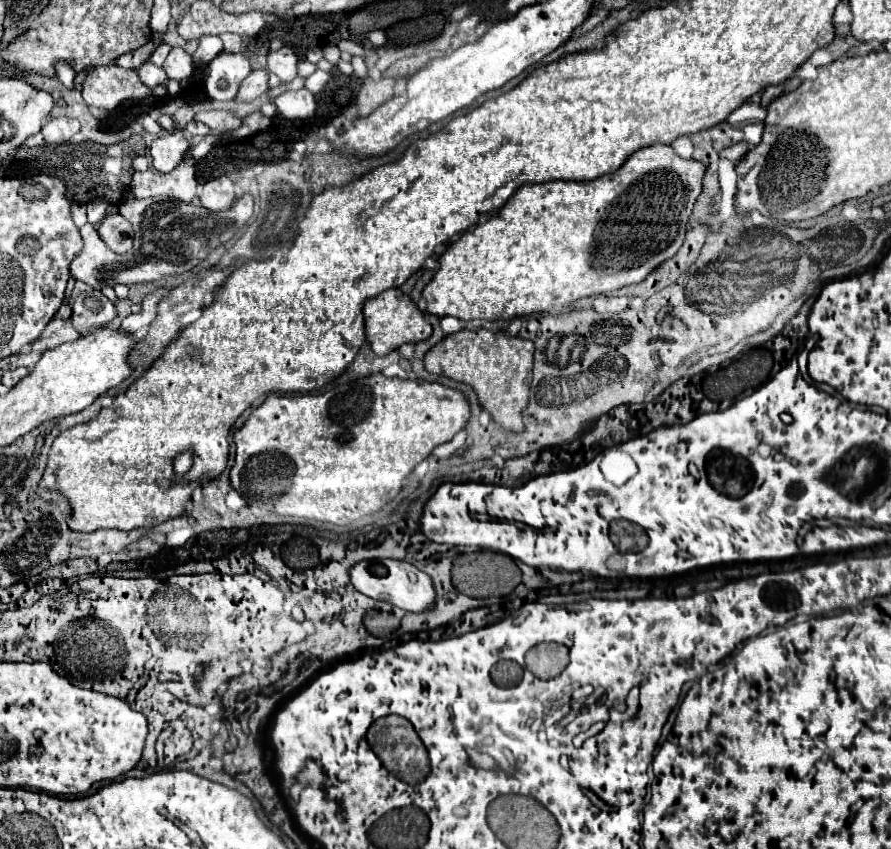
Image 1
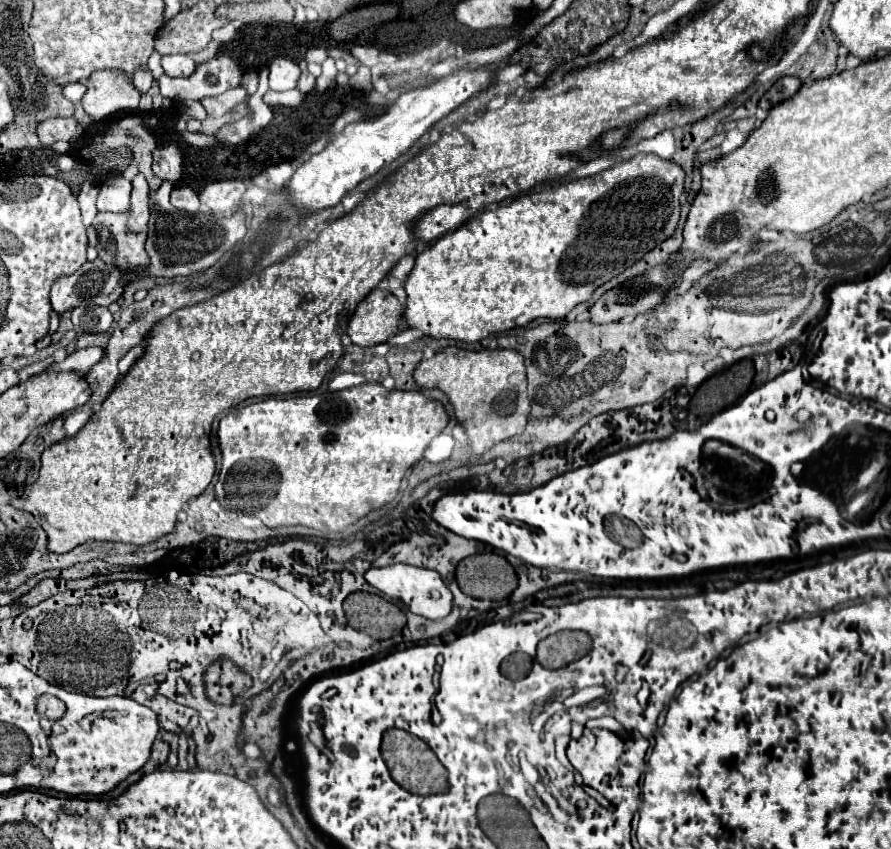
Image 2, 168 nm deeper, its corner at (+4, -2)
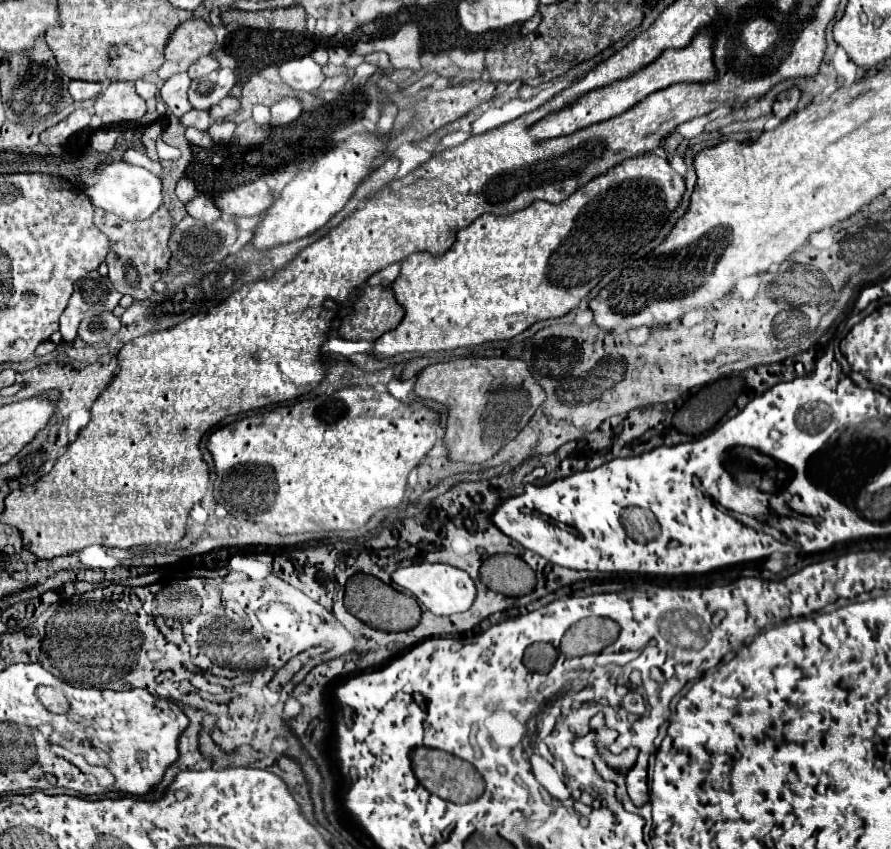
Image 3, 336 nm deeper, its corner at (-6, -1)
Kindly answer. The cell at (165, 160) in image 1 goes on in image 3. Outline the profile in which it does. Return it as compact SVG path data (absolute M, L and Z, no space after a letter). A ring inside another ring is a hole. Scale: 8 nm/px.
M181 176L179 182L177 182L177 196L179 200L185 204L187 200L191 200L191 196L195 196L197 190L195 190L195 184L189 176Z

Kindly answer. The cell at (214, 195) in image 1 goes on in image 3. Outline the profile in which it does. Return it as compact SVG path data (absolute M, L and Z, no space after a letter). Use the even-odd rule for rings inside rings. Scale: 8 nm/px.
M259 178L255 182L241 184L235 190L219 192L215 196L215 204L223 214L233 218L257 216L263 214L273 204L273 196L265 180Z

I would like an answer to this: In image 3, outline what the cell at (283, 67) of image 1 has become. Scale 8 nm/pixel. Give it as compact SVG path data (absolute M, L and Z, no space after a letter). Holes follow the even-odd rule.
M311 56L289 60L279 66L281 80L295 92L311 92L323 84L321 66L313 62Z

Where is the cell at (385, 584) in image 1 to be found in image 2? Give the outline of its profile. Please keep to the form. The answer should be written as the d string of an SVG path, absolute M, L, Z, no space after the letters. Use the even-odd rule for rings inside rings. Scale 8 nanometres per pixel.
M387 565L381 569L369 569L365 573L365 579L387 597L401 601L415 615L421 615L427 619L443 619L451 613L453 595L447 583L441 579L441 575L433 569L423 569L413 565Z

